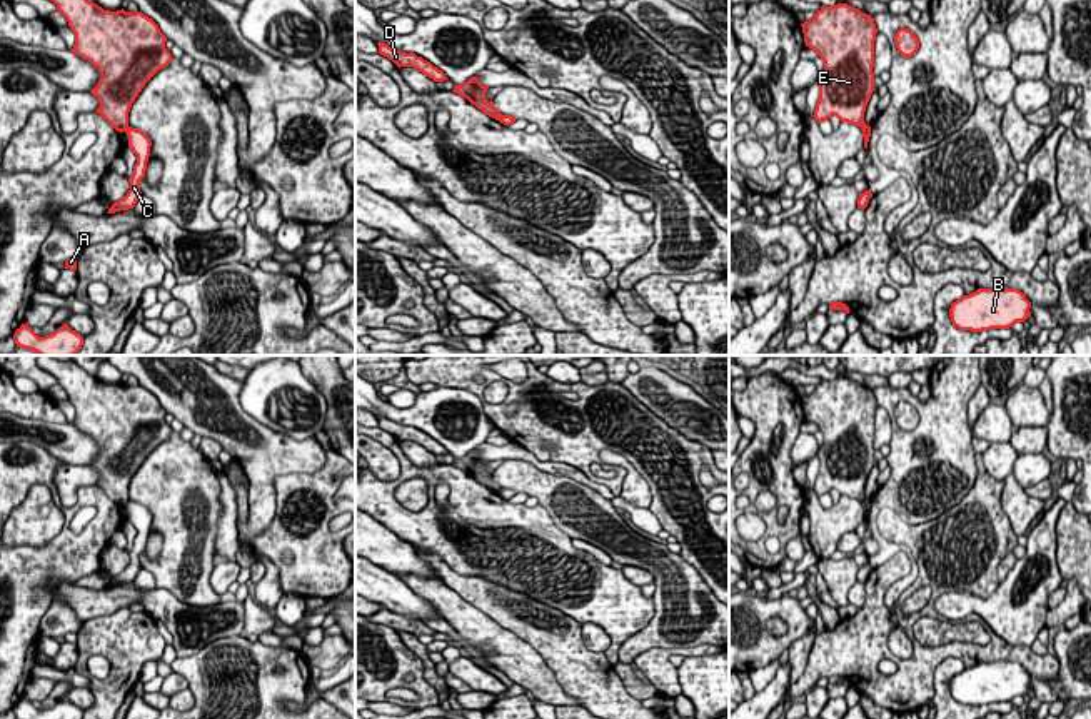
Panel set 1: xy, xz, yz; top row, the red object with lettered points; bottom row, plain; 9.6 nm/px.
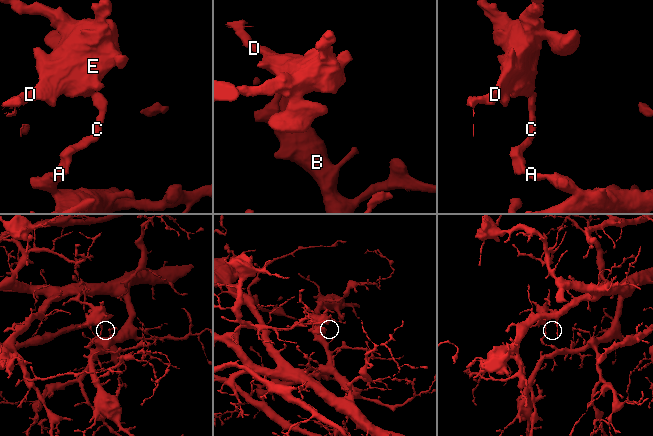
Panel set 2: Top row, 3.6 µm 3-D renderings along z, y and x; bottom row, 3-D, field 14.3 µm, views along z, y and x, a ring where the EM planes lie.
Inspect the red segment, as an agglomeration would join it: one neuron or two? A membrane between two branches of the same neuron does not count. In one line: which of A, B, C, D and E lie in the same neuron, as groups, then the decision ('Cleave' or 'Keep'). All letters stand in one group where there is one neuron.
Groups: A B C / D E. Cleave

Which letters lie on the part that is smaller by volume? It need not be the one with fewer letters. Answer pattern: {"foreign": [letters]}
{"foreign": ["D", "E"]}

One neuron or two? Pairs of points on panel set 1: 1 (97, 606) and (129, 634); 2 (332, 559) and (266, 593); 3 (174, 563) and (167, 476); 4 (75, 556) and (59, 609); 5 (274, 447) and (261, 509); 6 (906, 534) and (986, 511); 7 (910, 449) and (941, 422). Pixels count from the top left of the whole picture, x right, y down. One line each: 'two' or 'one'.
1: two
2: two
3: one
4: two
5: one
6: one
7: one

